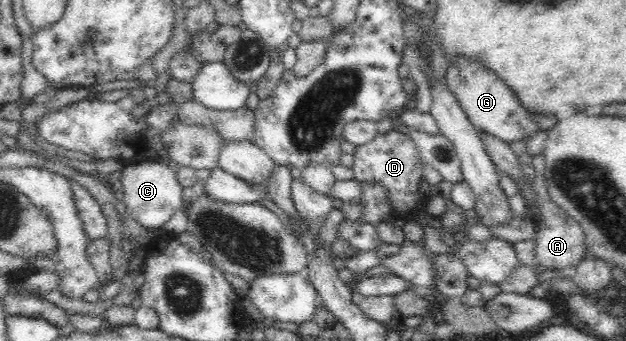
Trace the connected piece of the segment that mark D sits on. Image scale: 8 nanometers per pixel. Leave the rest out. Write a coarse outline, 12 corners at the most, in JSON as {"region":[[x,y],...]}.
{"region":[[403,131],[357,146],[354,178],[387,192],[390,215],[425,211],[421,154]]}

